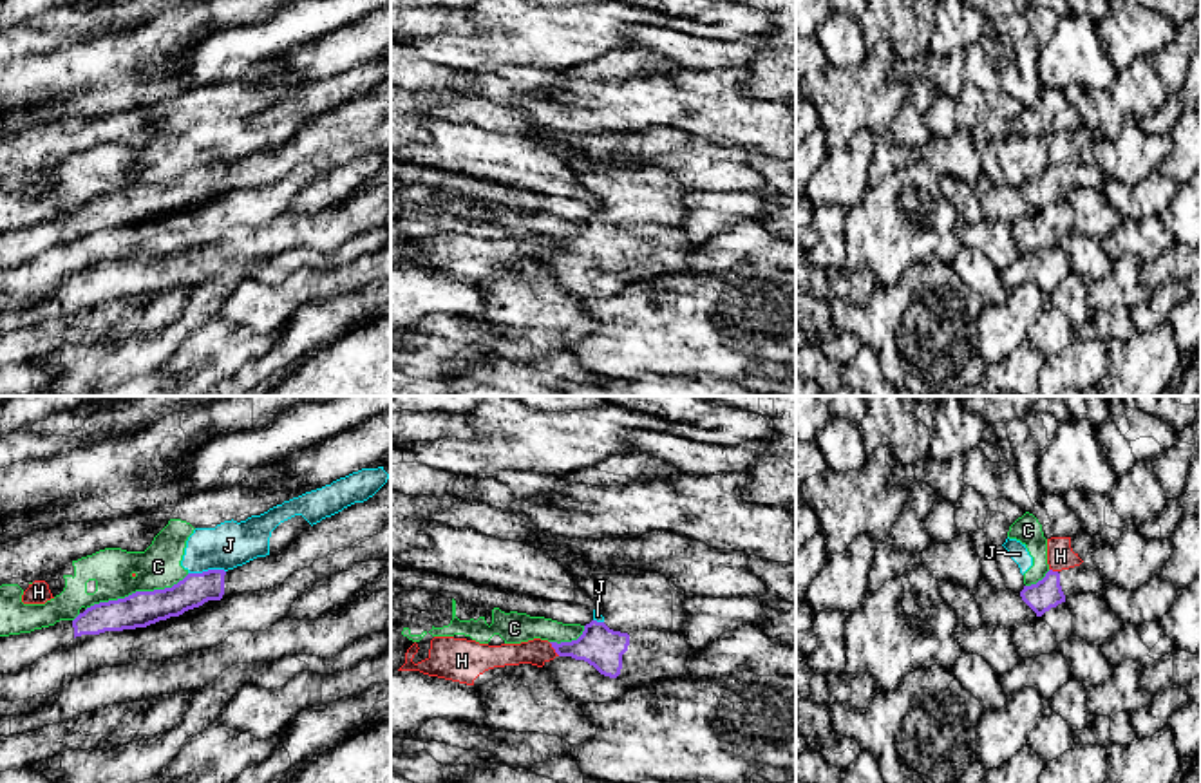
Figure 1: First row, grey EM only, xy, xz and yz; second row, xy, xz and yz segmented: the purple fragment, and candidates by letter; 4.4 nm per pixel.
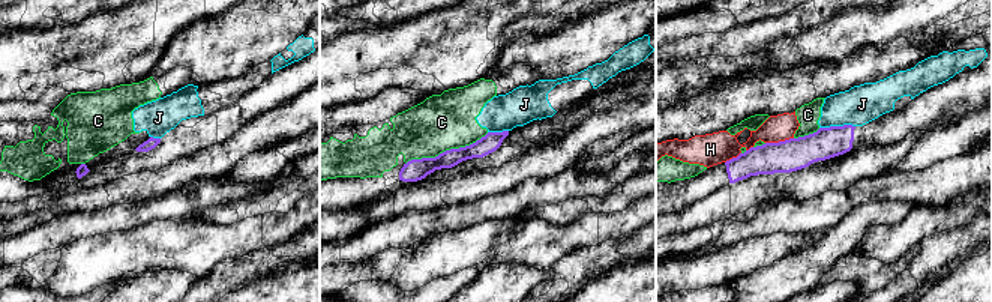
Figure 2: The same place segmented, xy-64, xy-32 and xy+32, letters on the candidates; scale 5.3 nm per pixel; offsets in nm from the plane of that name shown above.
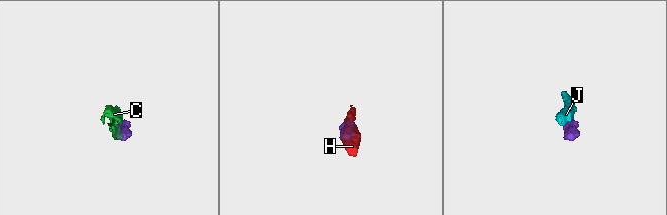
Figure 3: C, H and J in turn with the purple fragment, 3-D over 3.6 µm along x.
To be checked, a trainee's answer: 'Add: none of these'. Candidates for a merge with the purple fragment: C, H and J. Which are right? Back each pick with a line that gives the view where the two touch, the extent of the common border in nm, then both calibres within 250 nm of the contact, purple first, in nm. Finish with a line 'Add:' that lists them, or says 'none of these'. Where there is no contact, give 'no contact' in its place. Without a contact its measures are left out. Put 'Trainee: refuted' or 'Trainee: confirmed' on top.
Trainee: confirmed
Add: none of these

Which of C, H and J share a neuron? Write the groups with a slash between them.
C J / H

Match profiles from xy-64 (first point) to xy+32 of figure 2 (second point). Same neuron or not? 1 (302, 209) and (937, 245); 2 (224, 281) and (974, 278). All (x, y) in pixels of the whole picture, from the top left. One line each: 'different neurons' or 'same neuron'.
1: different neurons
2: different neurons

